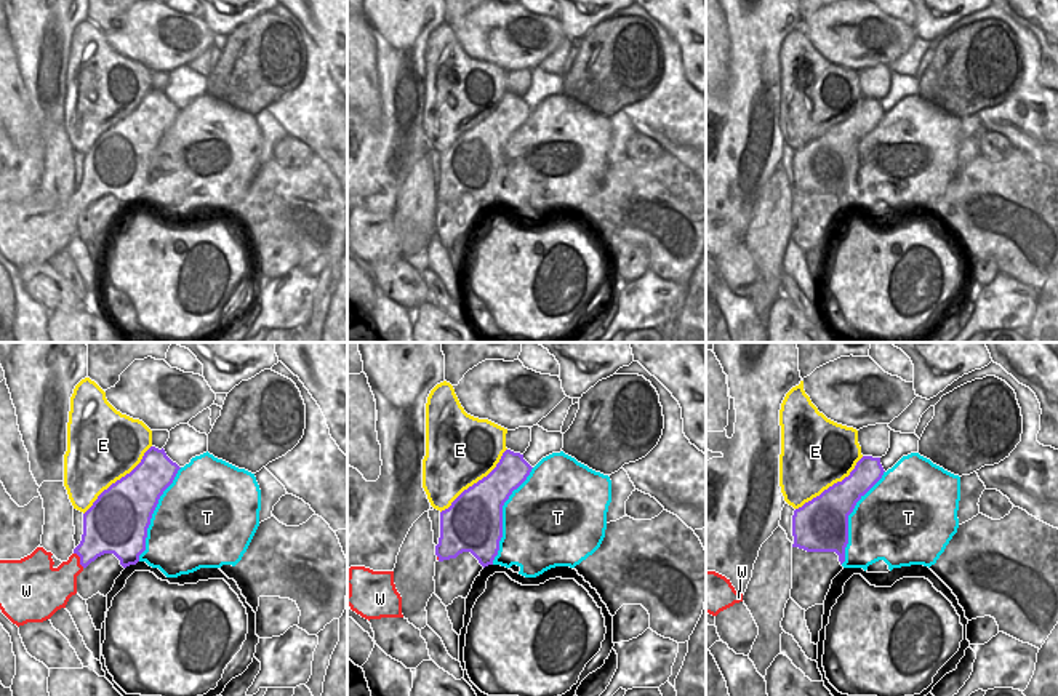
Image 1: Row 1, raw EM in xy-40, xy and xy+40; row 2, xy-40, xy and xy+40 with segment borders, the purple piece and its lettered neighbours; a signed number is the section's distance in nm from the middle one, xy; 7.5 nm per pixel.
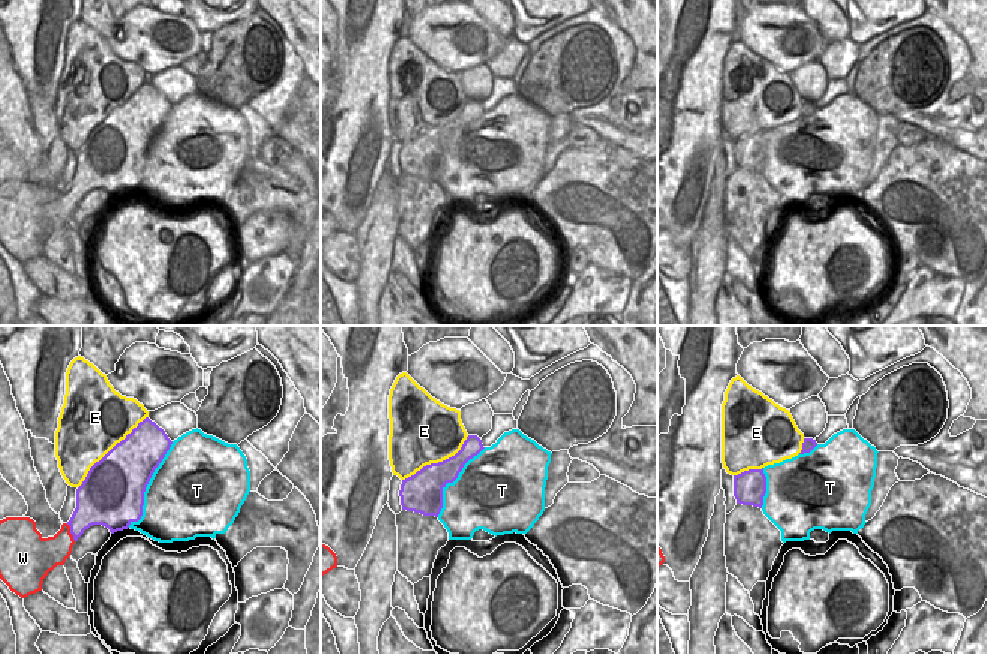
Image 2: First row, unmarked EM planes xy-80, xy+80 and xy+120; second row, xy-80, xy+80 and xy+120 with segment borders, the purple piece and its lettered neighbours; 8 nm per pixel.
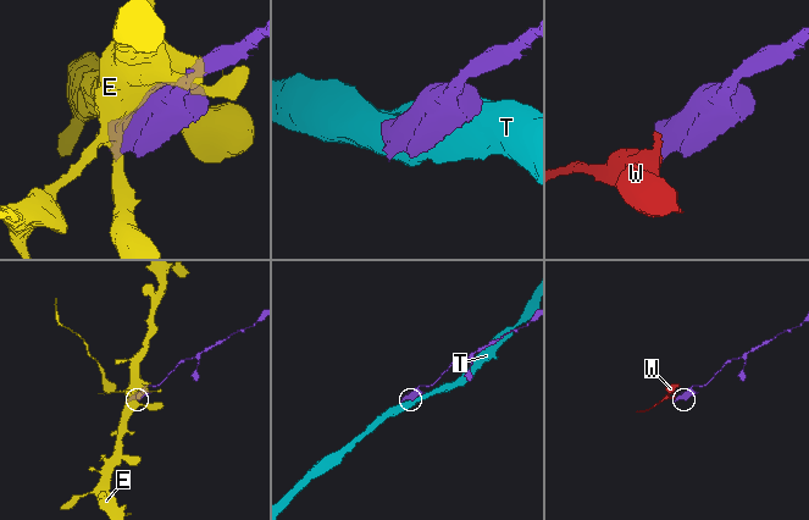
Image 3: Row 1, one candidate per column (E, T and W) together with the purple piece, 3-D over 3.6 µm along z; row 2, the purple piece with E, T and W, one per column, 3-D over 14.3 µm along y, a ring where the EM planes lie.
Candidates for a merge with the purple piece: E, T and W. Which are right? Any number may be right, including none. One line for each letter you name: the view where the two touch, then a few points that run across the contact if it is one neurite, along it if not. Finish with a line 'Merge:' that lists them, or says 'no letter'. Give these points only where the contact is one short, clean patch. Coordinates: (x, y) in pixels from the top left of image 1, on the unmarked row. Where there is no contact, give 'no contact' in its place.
Merge: no letter

